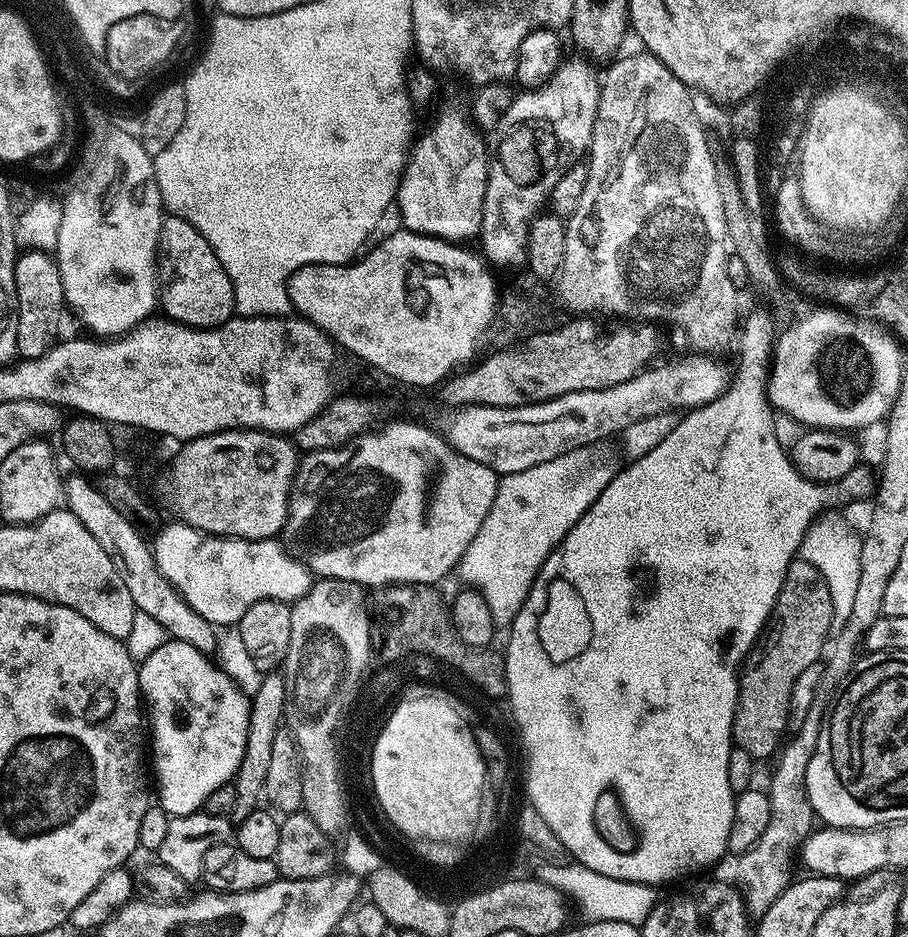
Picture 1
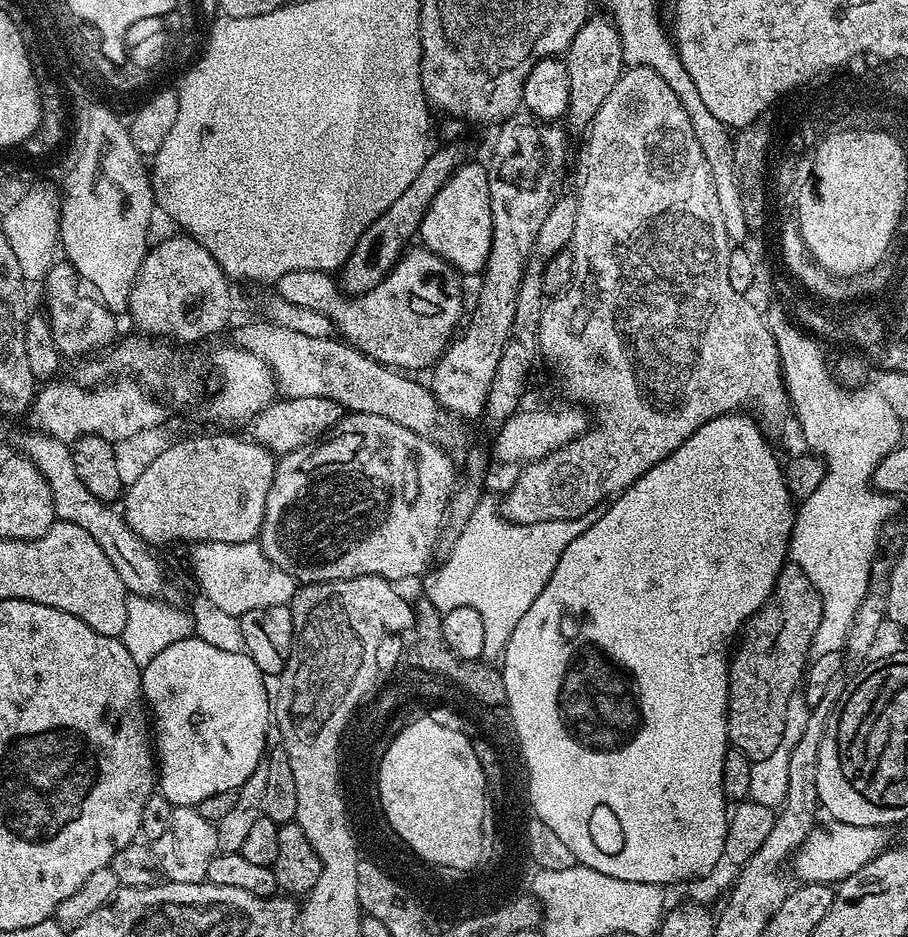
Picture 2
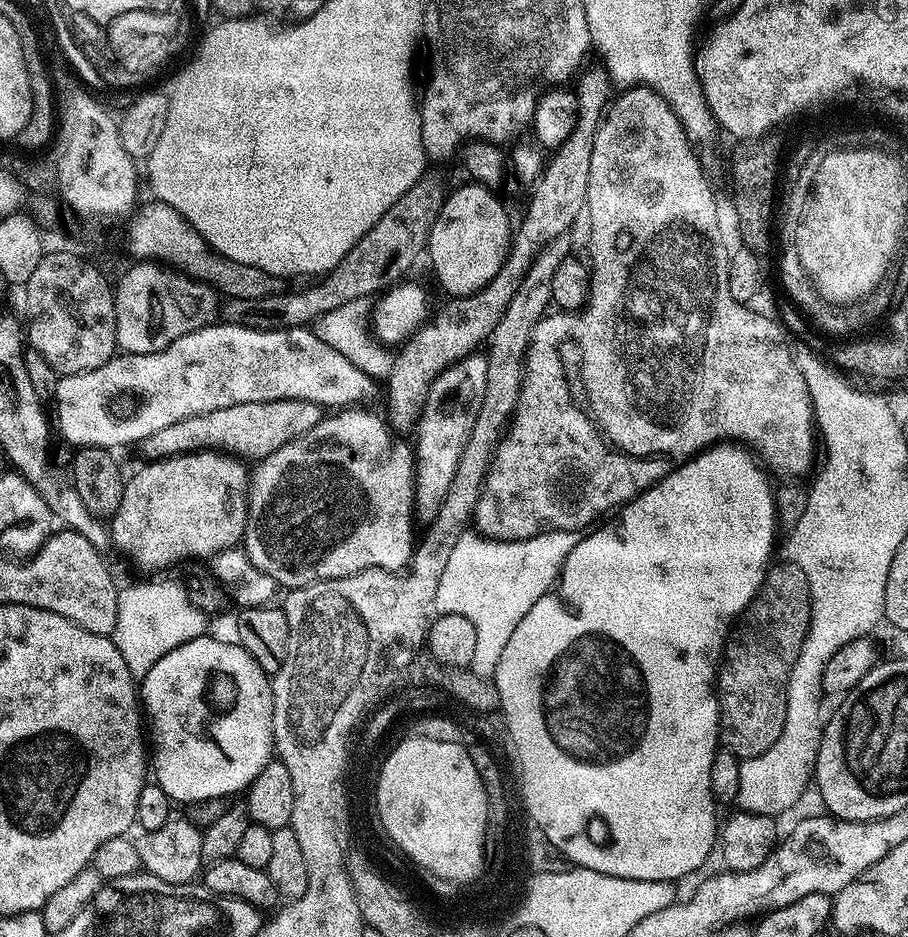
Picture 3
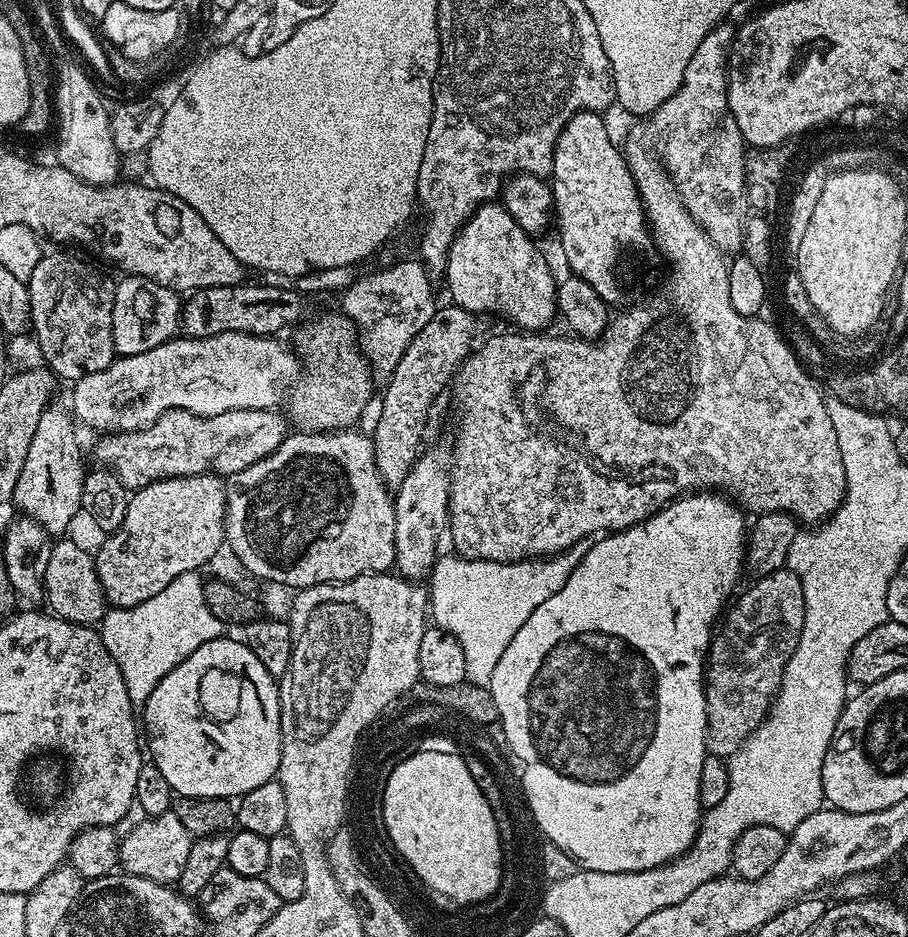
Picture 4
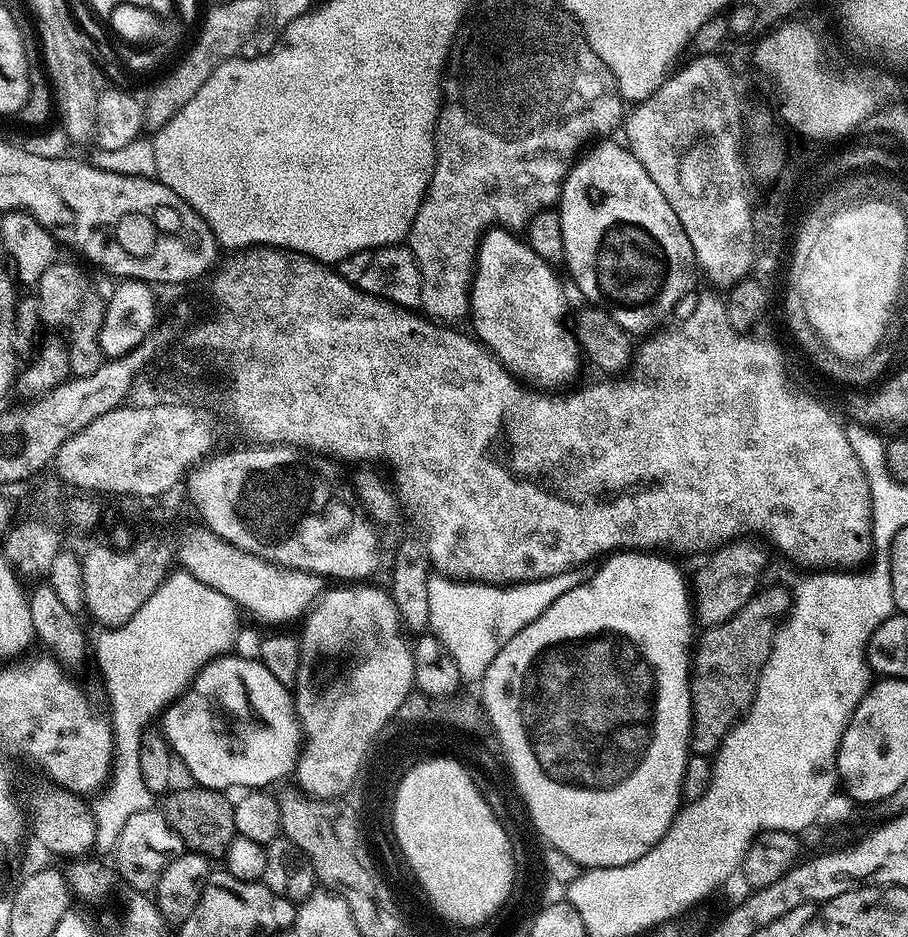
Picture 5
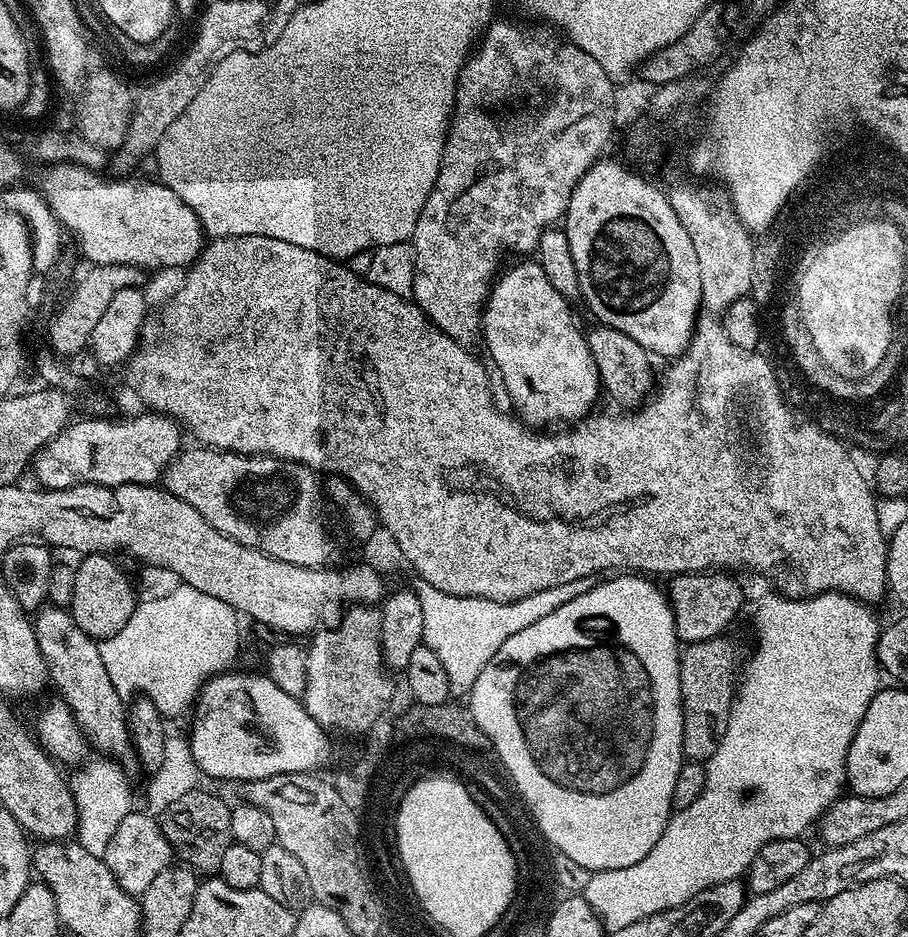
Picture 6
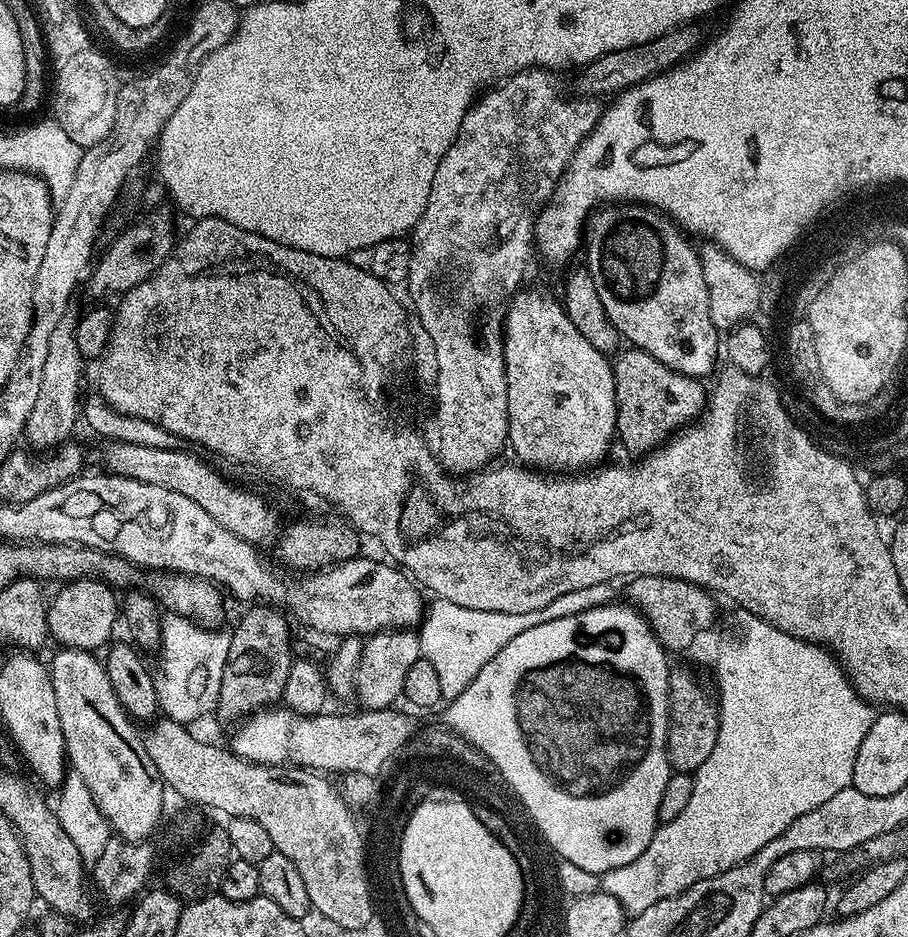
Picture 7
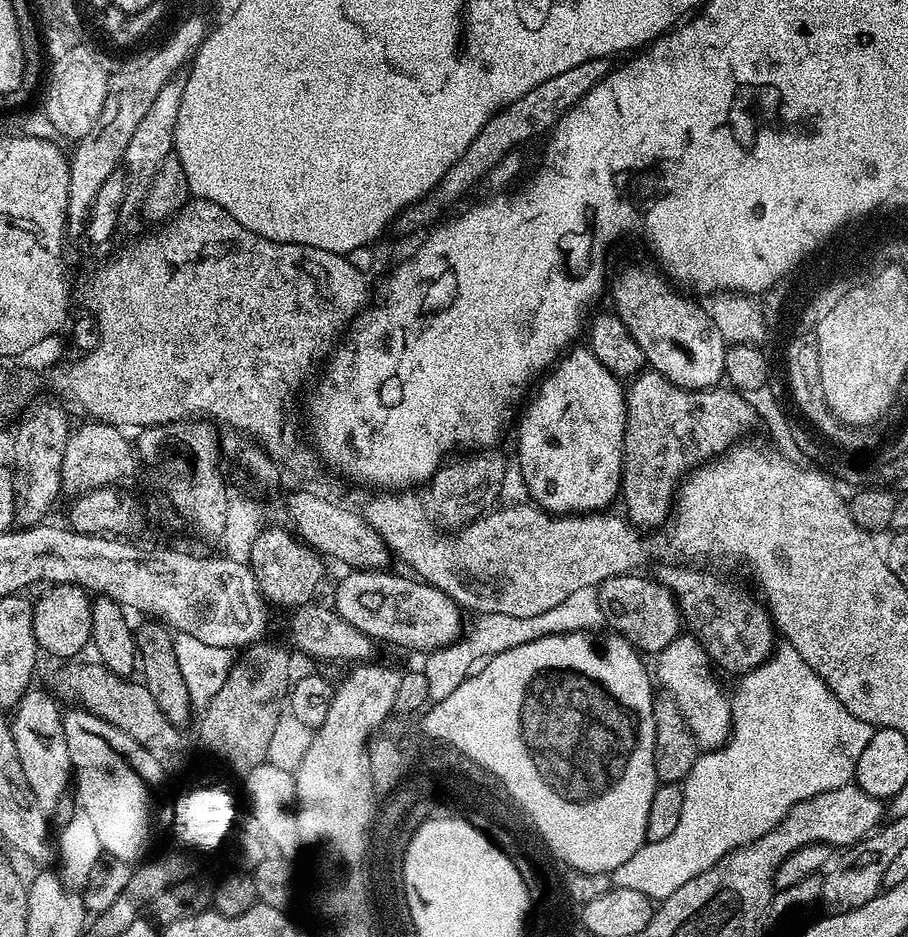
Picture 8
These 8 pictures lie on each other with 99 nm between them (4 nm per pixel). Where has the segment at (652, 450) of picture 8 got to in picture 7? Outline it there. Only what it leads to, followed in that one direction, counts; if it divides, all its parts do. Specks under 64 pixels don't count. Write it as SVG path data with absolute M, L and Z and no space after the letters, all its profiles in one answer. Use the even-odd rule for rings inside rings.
M625 347L612 360L612 373L616 387L618 444L633 452L636 458L659 448L673 434L687 428L704 411L708 402L709 393L697 377L683 376L670 370L670 366L658 362L658 358L646 354L641 348Z

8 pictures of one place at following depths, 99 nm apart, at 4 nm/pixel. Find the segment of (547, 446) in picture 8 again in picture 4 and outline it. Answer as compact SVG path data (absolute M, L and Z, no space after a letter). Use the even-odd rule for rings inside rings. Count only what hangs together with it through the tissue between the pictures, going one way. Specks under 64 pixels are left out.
M489 202L473 214L469 220L464 223L464 227L460 229L460 233L454 238L454 242L450 246L450 254L448 255L448 270L446 273L446 281L448 280L448 292L452 295L451 303L458 308L465 308L467 312L475 312L477 314L485 314L484 312L500 311L506 319L509 320L509 325L515 326L520 330L544 330L552 319L557 319L556 311L556 286L558 283L557 277L552 277L552 268L544 261L544 256L535 248L533 237L523 232L522 227L514 222L514 218L510 216L504 205L500 202Z

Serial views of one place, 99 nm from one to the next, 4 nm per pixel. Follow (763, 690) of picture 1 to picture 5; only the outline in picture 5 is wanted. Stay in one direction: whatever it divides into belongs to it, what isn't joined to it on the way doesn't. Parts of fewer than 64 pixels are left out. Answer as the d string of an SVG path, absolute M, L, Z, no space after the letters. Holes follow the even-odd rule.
M769 586L761 587L760 591L756 592L750 602L746 602L746 606L742 606L742 610L738 610L738 614L734 614L734 618L730 618L721 624L713 624L703 629L704 633L699 633L698 639L694 644L694 655L690 660L690 679L692 682L692 738L690 748L695 755L711 757L720 748L720 743L724 741L728 732L732 731L745 716L748 715L748 707L754 702L754 694L756 687L760 681L762 670L766 666L766 662L772 653L772 647L776 641L776 633L780 631L785 620L788 619L792 611L792 593L787 587L784 588L768 588Z

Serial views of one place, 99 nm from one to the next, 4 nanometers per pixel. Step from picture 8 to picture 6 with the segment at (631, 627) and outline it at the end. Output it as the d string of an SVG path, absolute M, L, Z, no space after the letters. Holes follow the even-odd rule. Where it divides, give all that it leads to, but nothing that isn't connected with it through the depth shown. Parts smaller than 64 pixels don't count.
M724 570L682 572L667 581L666 595L672 605L676 634L685 645L713 640L729 631L744 604L744 588L732 576Z

